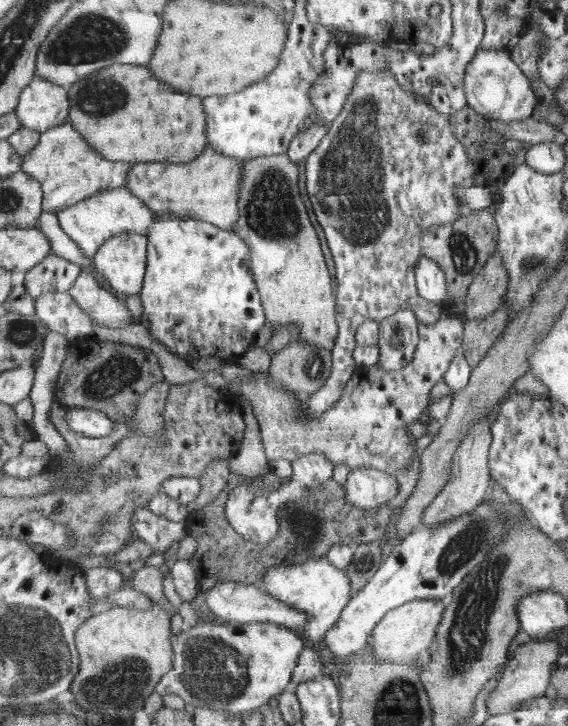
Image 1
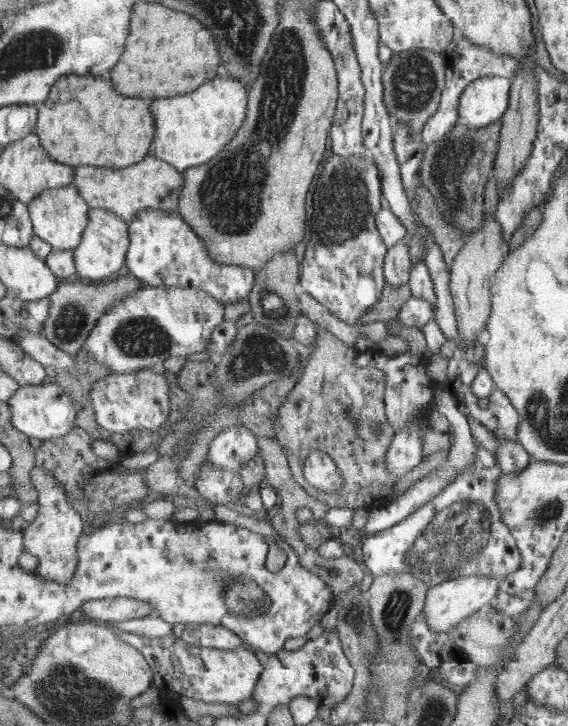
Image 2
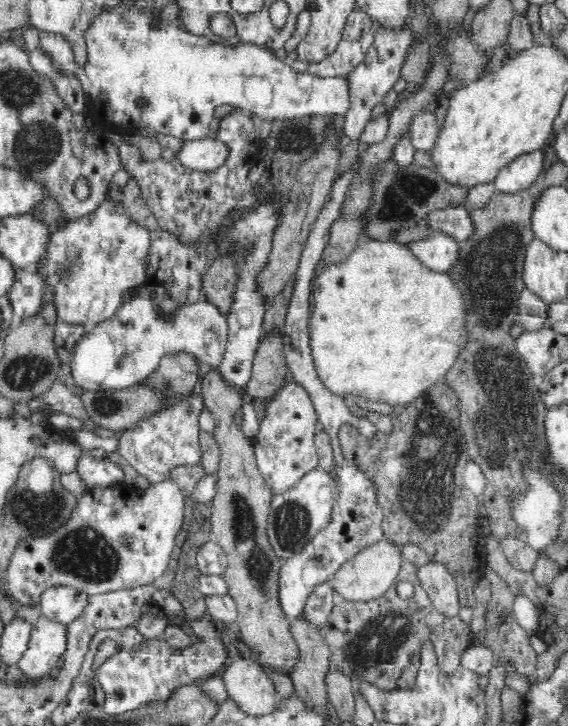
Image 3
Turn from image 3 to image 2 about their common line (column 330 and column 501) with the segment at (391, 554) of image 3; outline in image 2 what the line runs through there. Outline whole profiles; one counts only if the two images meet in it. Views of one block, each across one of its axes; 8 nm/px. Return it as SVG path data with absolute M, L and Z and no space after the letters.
M461 576L428 589L423 616L433 632L451 634L463 620L469 620L473 614L484 607L490 607L499 594L503 578L495 576Z

